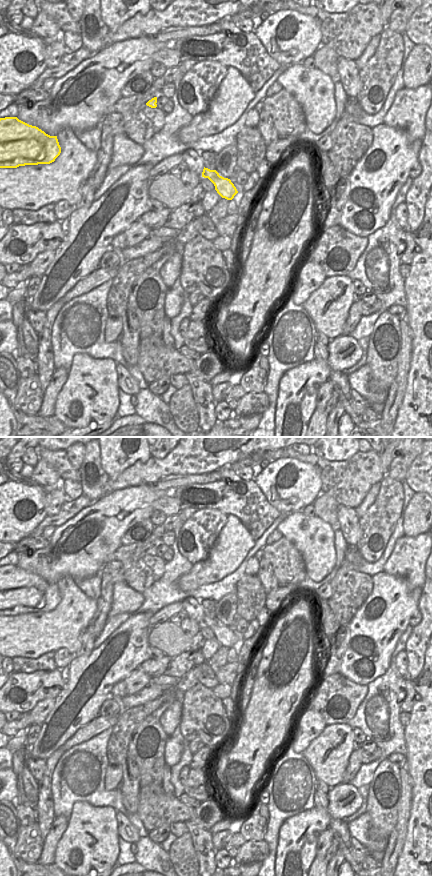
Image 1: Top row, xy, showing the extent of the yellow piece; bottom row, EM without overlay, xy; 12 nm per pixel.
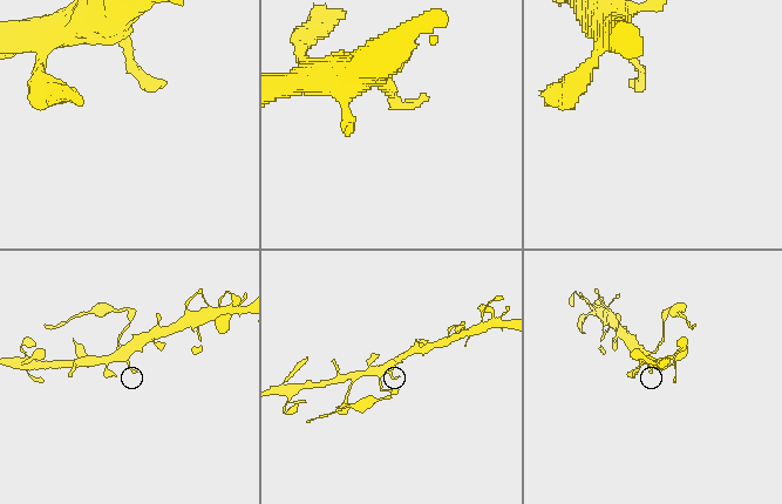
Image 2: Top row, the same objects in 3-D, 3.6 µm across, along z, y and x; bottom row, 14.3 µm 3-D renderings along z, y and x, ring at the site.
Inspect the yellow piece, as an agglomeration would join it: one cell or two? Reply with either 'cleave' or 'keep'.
cleave

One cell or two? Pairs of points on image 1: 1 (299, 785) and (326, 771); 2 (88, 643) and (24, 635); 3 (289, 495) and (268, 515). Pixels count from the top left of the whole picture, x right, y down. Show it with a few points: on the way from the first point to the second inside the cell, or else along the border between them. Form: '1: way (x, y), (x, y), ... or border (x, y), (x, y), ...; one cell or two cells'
1: border (304, 756), (317, 779); two cells
2: border (86, 627), (81, 635), (81, 646), (73, 653); two cells
3: border (261, 490), (267, 501), (280, 514); two cells

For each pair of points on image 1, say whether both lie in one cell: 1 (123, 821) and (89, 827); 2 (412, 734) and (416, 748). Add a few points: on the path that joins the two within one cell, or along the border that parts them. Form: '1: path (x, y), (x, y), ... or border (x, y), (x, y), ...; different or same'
1: border (117, 811), (117, 833), (120, 836); different
2: path (415, 737), (416, 745); same

